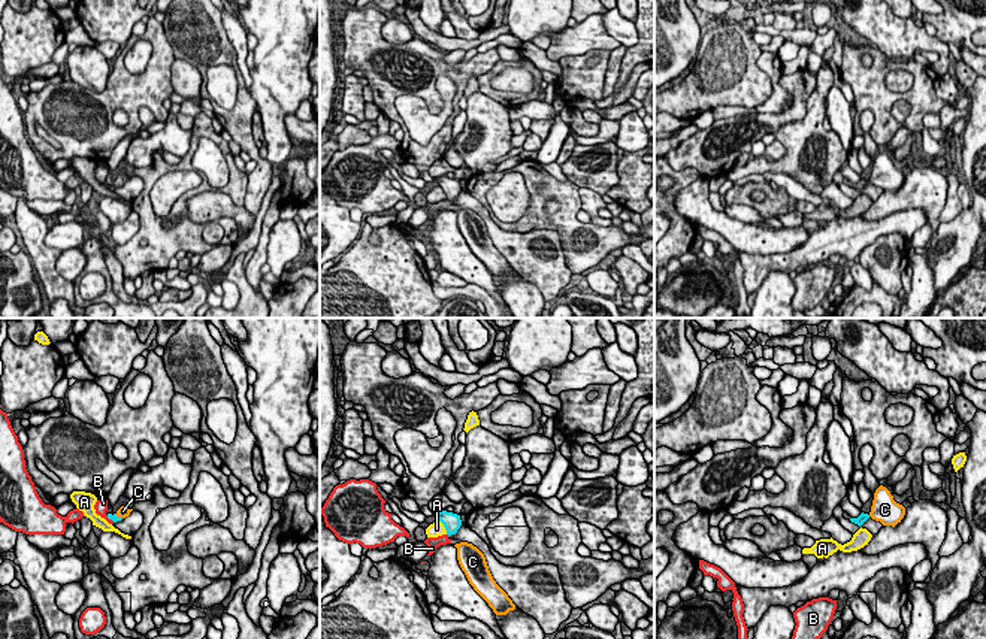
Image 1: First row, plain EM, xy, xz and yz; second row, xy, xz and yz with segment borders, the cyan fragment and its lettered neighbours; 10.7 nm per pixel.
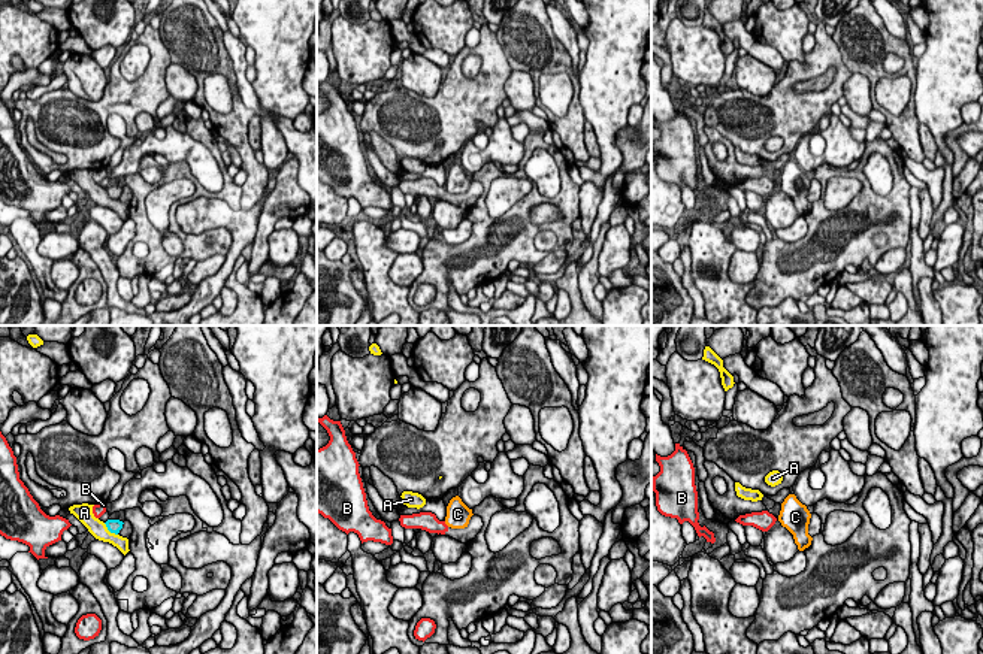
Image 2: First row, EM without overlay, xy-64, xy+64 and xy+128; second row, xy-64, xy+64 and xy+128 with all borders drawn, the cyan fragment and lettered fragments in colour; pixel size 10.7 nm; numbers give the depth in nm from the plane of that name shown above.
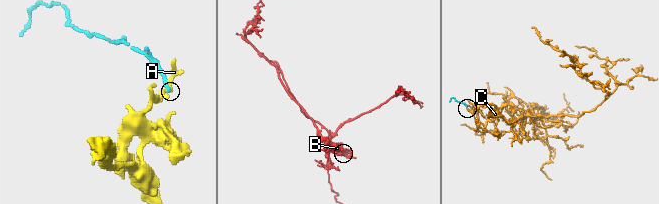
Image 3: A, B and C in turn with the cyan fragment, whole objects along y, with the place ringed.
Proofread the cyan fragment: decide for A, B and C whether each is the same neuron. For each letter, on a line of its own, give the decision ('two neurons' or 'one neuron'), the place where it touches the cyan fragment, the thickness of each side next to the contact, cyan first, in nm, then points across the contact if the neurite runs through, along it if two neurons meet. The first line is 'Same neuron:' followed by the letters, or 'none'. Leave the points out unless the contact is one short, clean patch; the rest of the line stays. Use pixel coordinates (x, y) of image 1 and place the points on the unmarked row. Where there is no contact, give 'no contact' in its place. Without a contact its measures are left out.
Same neuron: C
A: two neurons; contact xz (444, 191); calibres 190 and 160 nm
B: two neurons; contact xy (111, 184); calibres 70 and 140 nm
C: one neuron; contact xy (117, 182); calibres 70 and 120 nm; way xy (114, 182), (117, 182), (123, 176)

